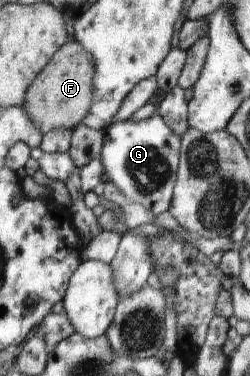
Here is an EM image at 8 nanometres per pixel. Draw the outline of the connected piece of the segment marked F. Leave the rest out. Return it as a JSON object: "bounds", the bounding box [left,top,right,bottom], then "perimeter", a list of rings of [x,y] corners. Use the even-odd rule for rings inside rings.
{"bounds":[23,41,94,136],"perimeter":[[[79,41],[67,43],[67,47],[63,47],[55,59],[51,59],[51,67],[39,75],[39,83],[31,87],[31,95],[27,95],[27,107],[23,108],[31,115],[41,135],[45,136],[48,131],[58,128],[73,129],[86,117],[94,101],[94,71],[94,60]]]}

